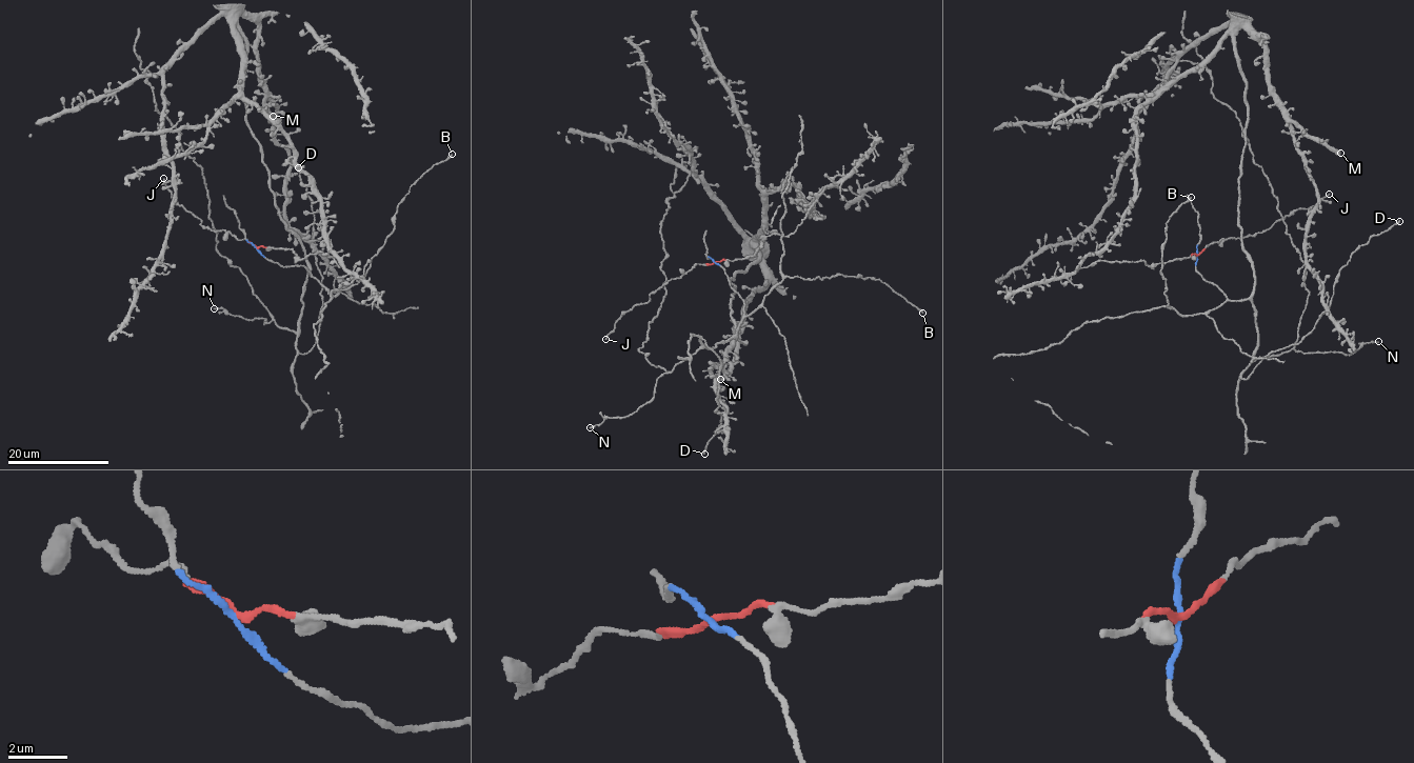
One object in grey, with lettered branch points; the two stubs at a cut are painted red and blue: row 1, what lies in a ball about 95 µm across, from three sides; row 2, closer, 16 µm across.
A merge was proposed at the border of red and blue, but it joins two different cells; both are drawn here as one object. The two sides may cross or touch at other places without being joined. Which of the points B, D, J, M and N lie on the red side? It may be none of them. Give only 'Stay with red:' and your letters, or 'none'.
Stay with red: J

